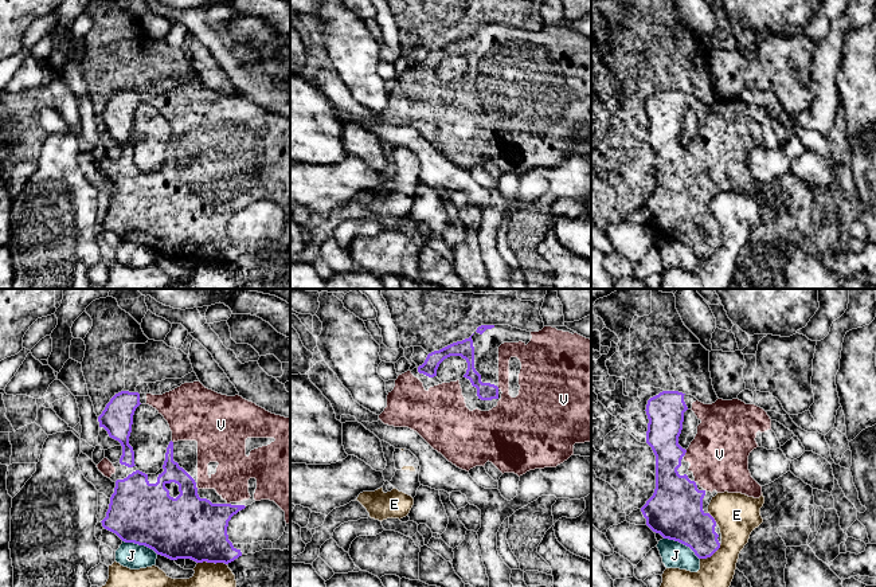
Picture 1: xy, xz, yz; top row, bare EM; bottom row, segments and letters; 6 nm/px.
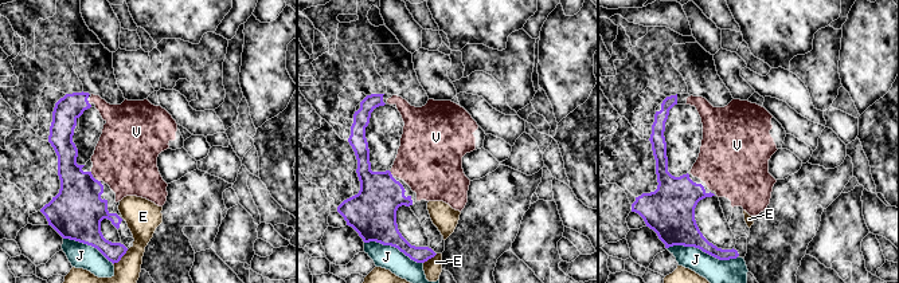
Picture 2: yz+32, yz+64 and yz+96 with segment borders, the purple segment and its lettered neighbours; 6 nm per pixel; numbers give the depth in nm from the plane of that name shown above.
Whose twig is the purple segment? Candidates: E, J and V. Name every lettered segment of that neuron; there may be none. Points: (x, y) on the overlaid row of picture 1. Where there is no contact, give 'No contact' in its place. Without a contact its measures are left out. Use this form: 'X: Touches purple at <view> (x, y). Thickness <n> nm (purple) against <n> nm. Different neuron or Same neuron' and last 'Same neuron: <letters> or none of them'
E: Touches purple at xy (212, 562). Thickness 380 nm (purple) against 140 nm. Different neuron
J: Touches purple at yz (683, 543). Thickness 340 nm (purple) against 160 nm. Different neuron
V: Touches purple at yz (685, 452). Thickness 220 nm (purple) against 360 nm. Same neuron
Same neuron: V

